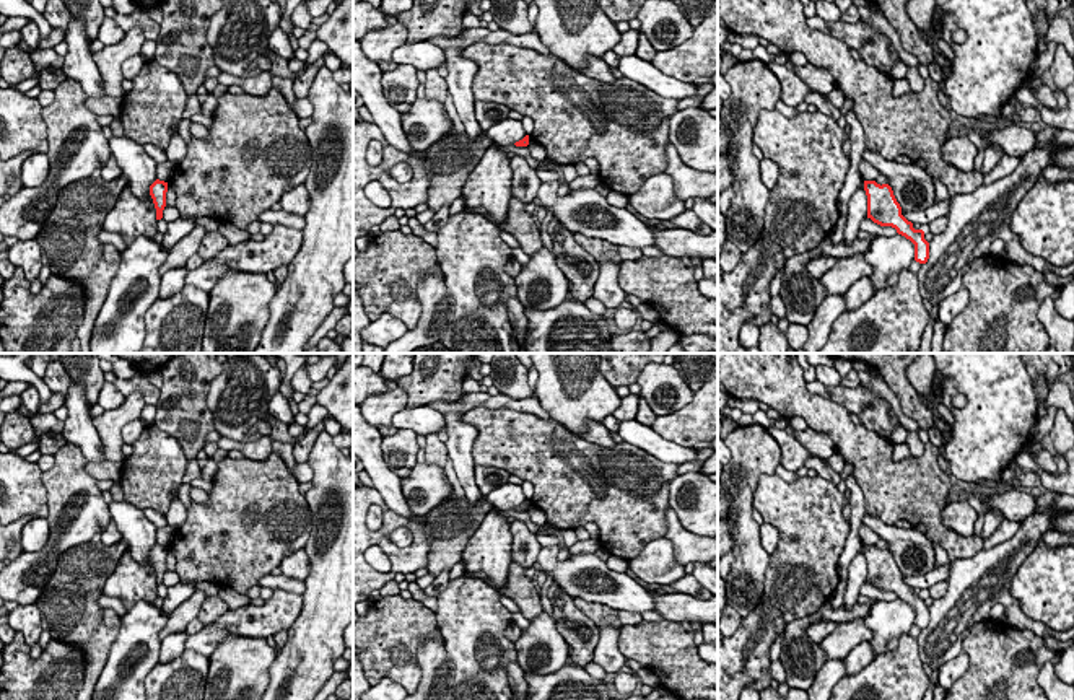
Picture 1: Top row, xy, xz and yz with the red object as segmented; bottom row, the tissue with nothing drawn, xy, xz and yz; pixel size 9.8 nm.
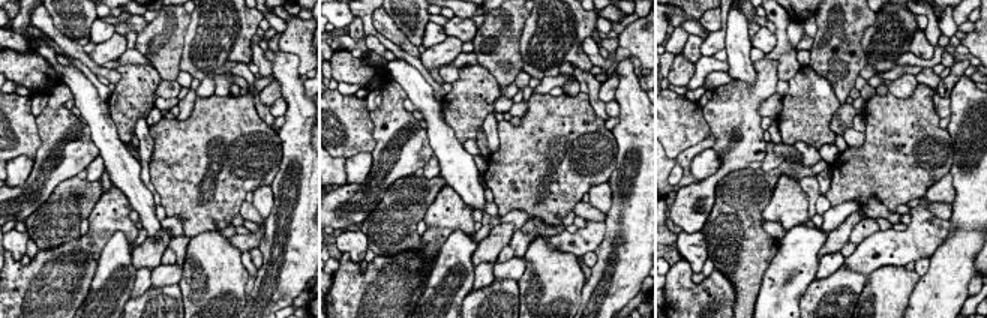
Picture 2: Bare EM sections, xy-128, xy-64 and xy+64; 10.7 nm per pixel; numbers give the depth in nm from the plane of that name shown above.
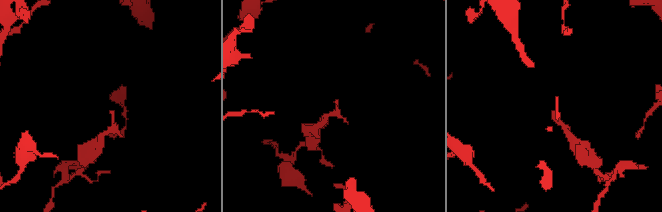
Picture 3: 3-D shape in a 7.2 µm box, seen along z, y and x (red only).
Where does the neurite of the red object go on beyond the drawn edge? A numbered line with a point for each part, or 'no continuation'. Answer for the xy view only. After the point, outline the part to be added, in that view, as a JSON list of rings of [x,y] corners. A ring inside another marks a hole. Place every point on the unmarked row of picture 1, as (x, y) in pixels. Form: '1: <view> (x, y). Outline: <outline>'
no continuation

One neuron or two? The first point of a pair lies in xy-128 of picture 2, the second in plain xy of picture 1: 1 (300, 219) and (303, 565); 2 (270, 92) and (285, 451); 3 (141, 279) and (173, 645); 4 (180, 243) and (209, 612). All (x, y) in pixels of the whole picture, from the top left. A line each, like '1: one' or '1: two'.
1: two
2: two
3: one
4: one

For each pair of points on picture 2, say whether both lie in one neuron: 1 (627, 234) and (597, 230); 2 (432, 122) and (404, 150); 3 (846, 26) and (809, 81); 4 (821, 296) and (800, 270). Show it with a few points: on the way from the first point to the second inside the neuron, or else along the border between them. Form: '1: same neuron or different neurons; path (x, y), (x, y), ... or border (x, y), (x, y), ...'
1: different neurons; border (605, 222), (605, 237), (593, 251)
2: different neurons; border (425, 131), (434, 153)
3: different neurons; border (809, 65), (828, 81), (837, 99)
4: different neurons; border (816, 278), (798, 302)

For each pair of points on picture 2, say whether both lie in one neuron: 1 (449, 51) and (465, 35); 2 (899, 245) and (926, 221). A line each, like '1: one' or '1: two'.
1: two
2: one

